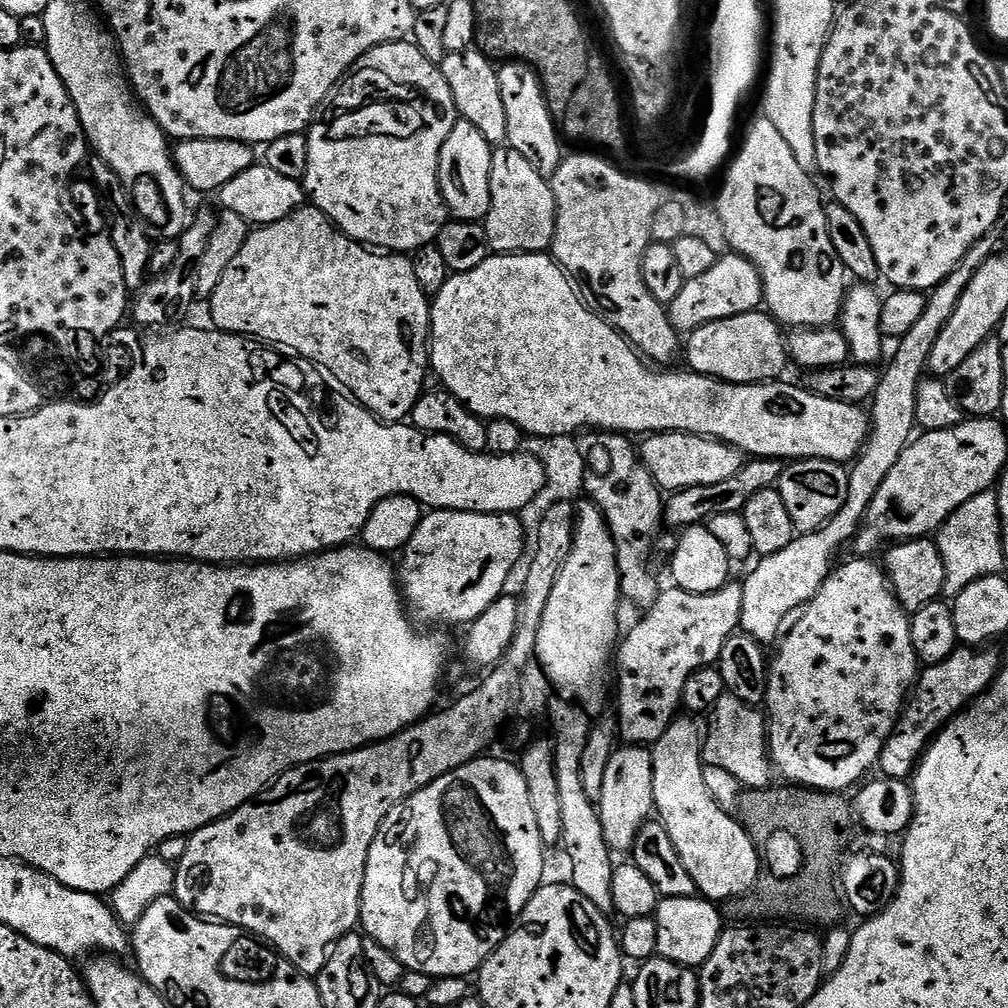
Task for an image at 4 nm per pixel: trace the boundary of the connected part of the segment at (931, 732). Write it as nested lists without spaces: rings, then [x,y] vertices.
[[[967,646],[957,647],[956,651],[937,664],[929,664],[919,673],[910,699],[896,722],[895,730],[884,743],[880,755],[879,771],[889,780],[907,781],[918,767],[918,761],[932,743],[937,732],[951,722],[959,712],[963,712],[973,700],[994,682],[1000,673],[1001,657],[992,650],[977,650]]]

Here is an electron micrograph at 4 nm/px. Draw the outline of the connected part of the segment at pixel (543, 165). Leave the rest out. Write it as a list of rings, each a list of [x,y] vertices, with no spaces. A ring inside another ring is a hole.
[[[508,62],[500,64],[500,89],[502,90],[502,106],[506,106],[507,143],[518,154],[526,157],[526,162],[534,166],[543,176],[551,178],[557,169],[557,147],[562,140],[561,133],[552,120],[552,108],[544,97],[544,88],[536,77],[536,72],[526,62]]]

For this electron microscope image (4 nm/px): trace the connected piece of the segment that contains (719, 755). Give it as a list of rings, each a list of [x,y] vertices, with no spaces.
[[[724,695],[710,710],[710,722],[701,745],[701,760],[706,766],[718,766],[732,774],[745,789],[765,787],[764,776],[773,775],[774,769],[768,754],[766,716],[759,707]]]

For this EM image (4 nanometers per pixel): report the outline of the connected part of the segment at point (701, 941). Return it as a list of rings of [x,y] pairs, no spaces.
[[[699,895],[686,898],[663,897],[657,903],[654,919],[658,926],[656,956],[693,970],[699,969],[700,965],[706,962],[706,958],[714,954],[714,946],[726,927],[721,919],[721,909],[713,901],[703,899]]]

